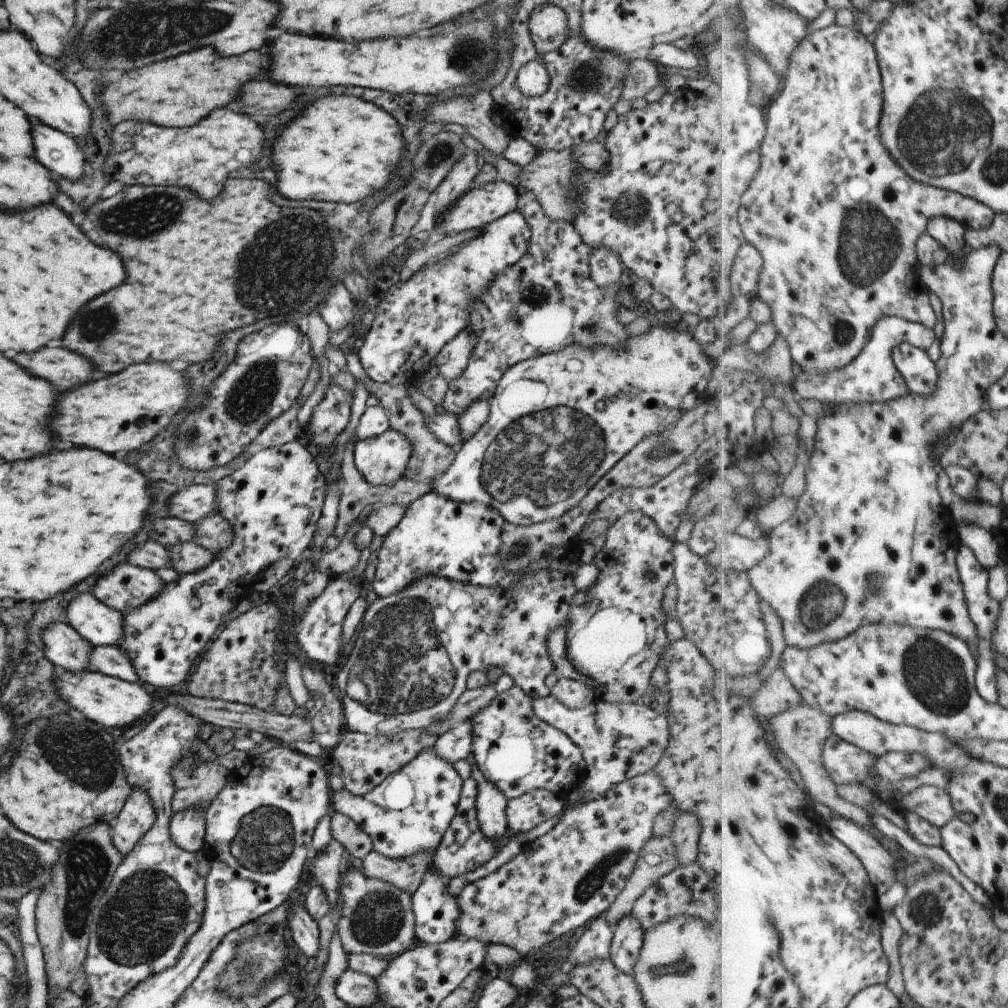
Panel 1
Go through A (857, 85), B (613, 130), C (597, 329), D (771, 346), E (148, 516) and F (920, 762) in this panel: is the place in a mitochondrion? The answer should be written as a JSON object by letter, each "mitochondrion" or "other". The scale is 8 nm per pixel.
{"A":"other","B":"other","C":"mitochondrion","D":"other","E":"other","F":"other"}

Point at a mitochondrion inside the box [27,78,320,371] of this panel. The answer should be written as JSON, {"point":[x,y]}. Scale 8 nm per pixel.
{"point":[131,219]}

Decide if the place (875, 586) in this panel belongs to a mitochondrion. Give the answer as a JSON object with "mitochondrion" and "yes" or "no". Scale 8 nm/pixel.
{"mitochondrion":"yes"}

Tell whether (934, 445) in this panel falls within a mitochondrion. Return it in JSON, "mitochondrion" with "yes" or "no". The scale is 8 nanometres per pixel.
{"mitochondrion":"no"}

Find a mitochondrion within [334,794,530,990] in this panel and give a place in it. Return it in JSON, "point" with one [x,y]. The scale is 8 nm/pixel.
{"point":[378,916]}

